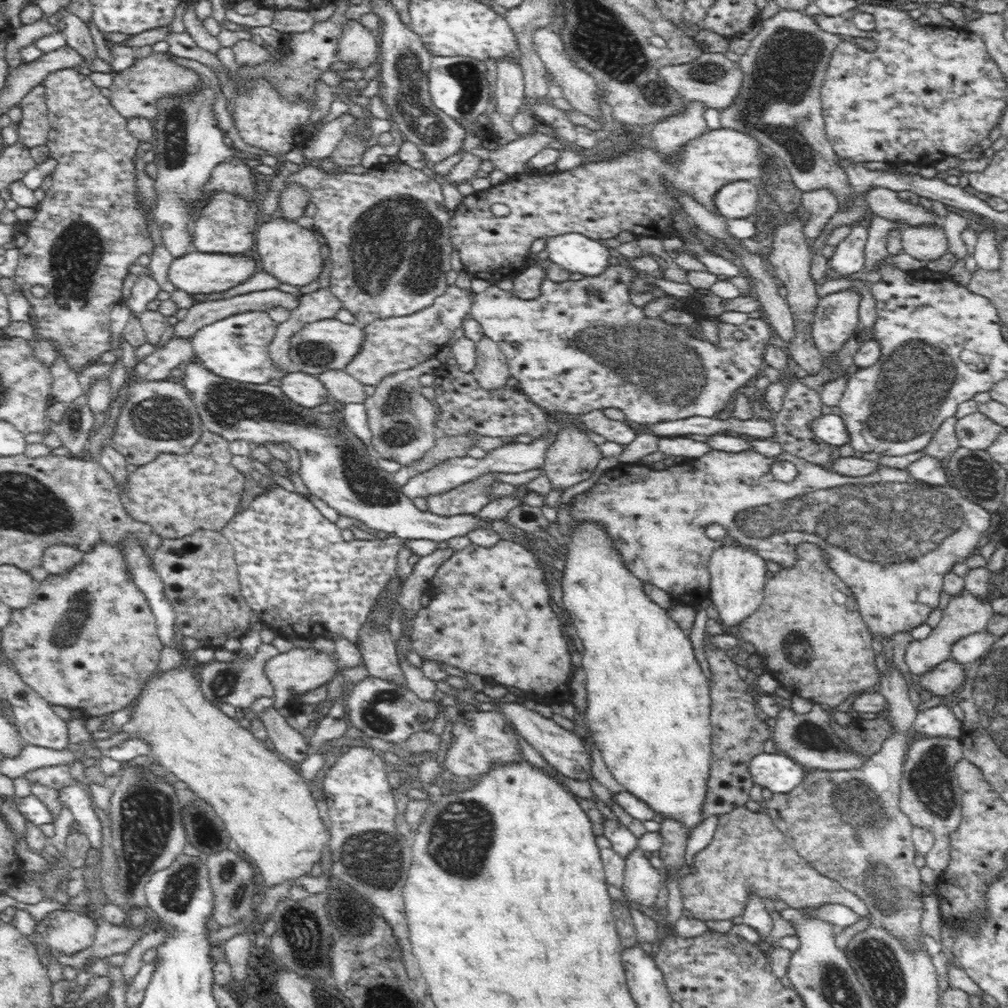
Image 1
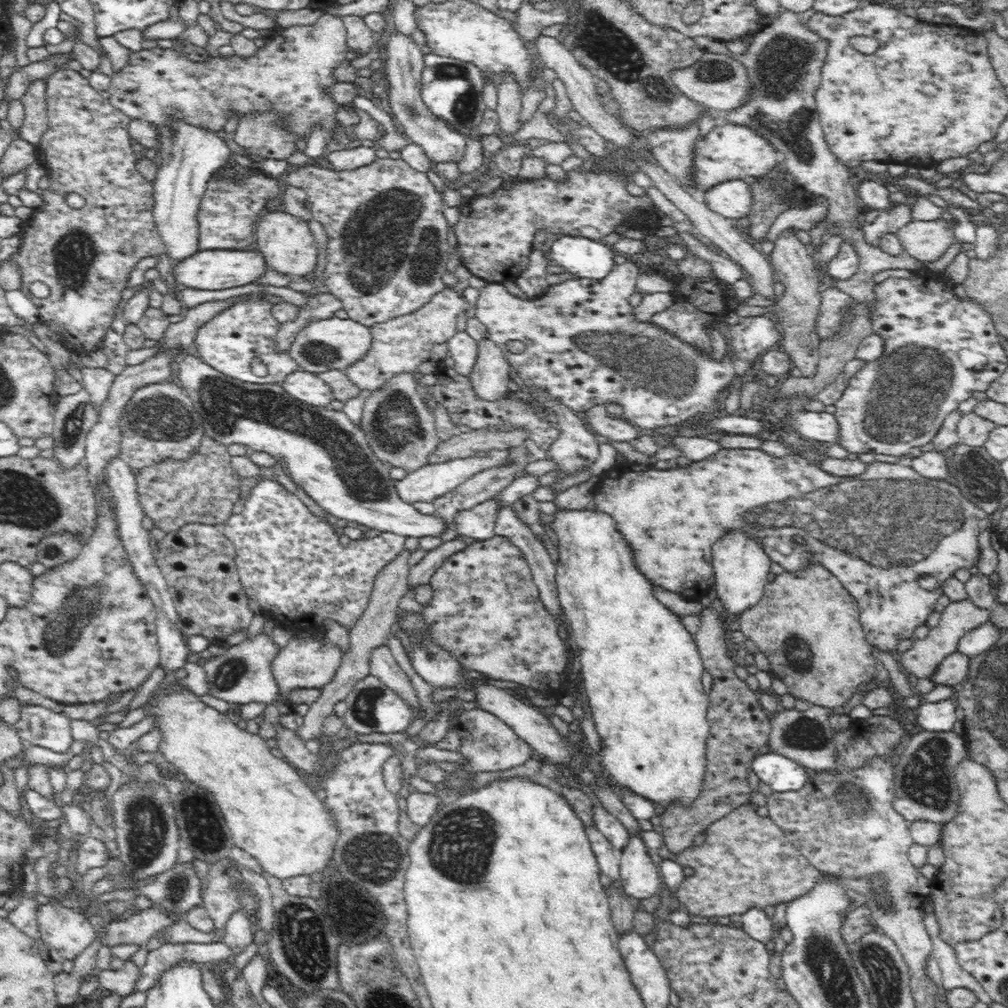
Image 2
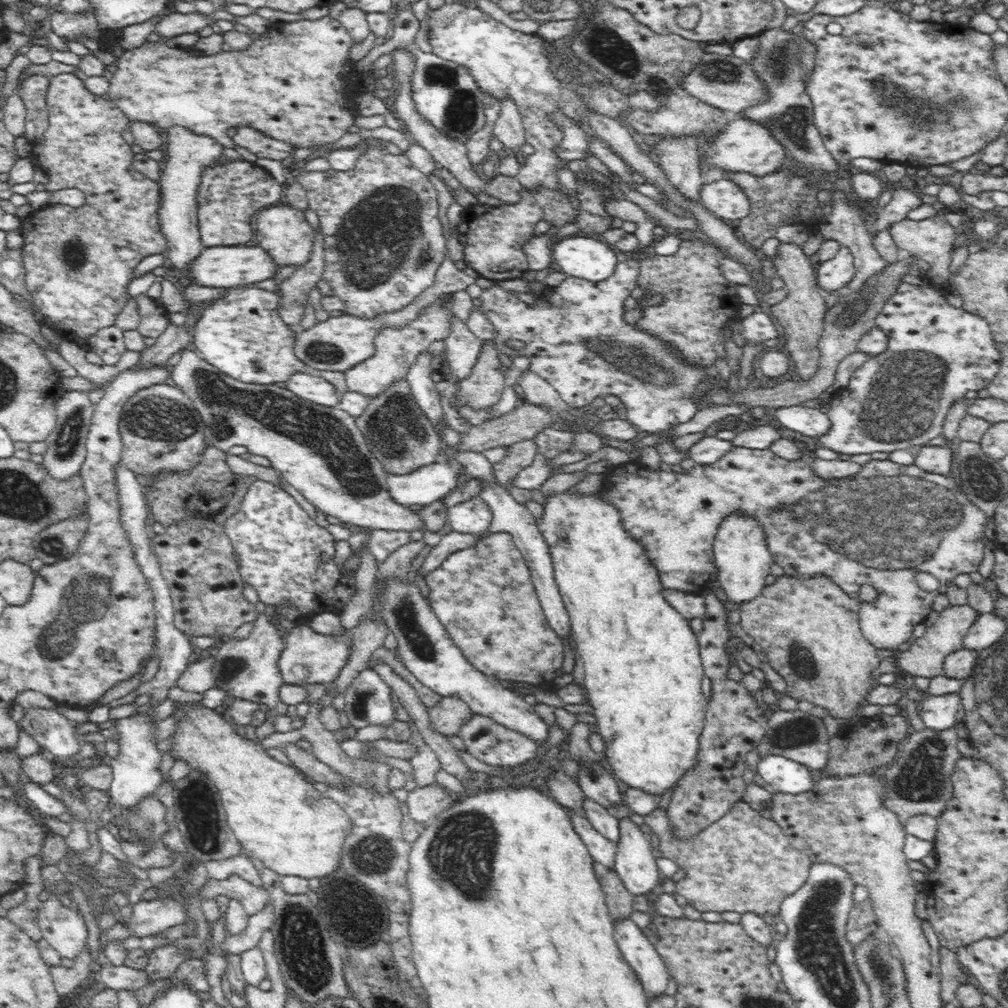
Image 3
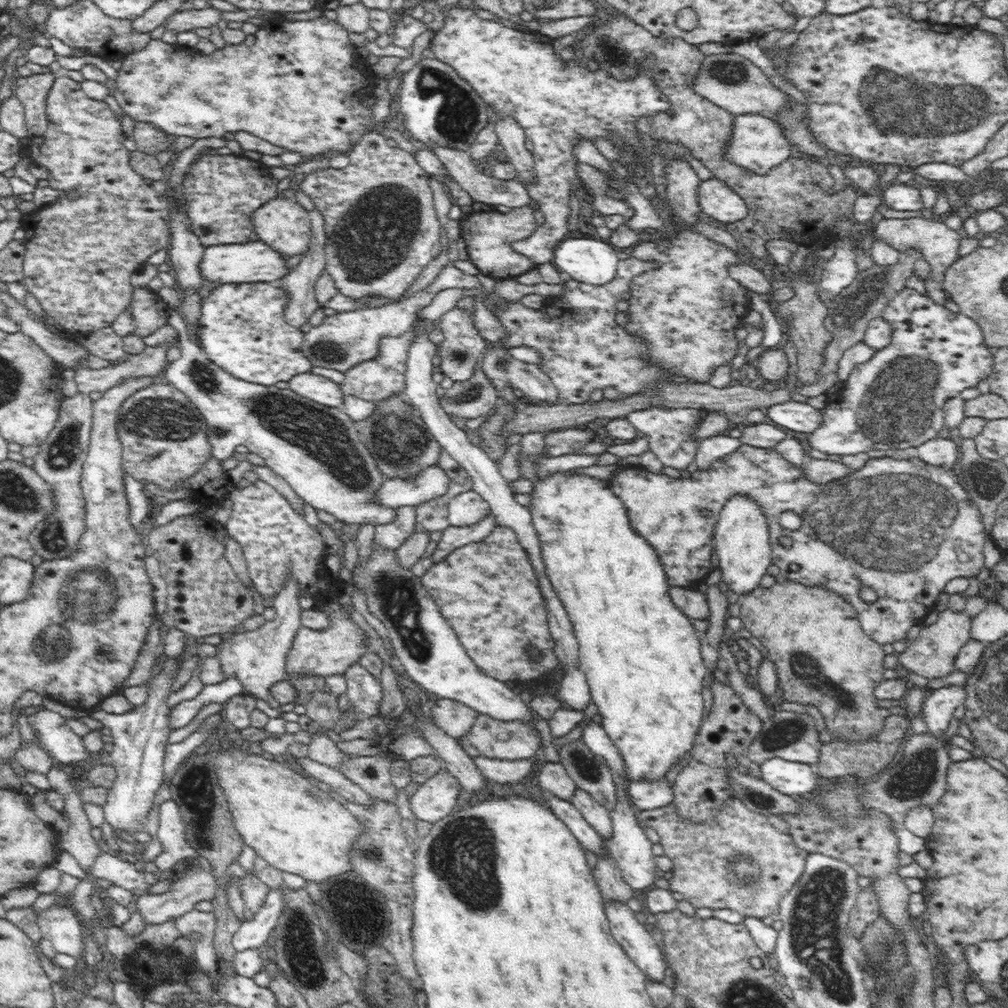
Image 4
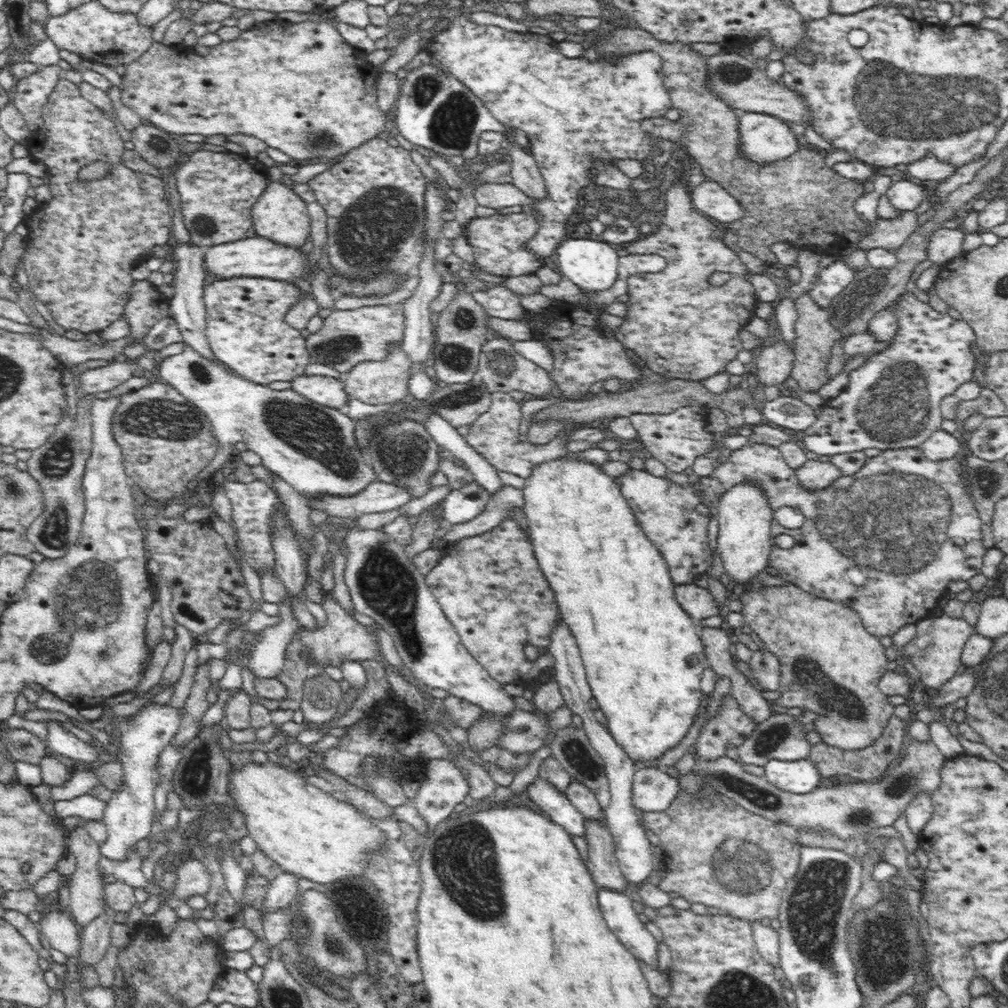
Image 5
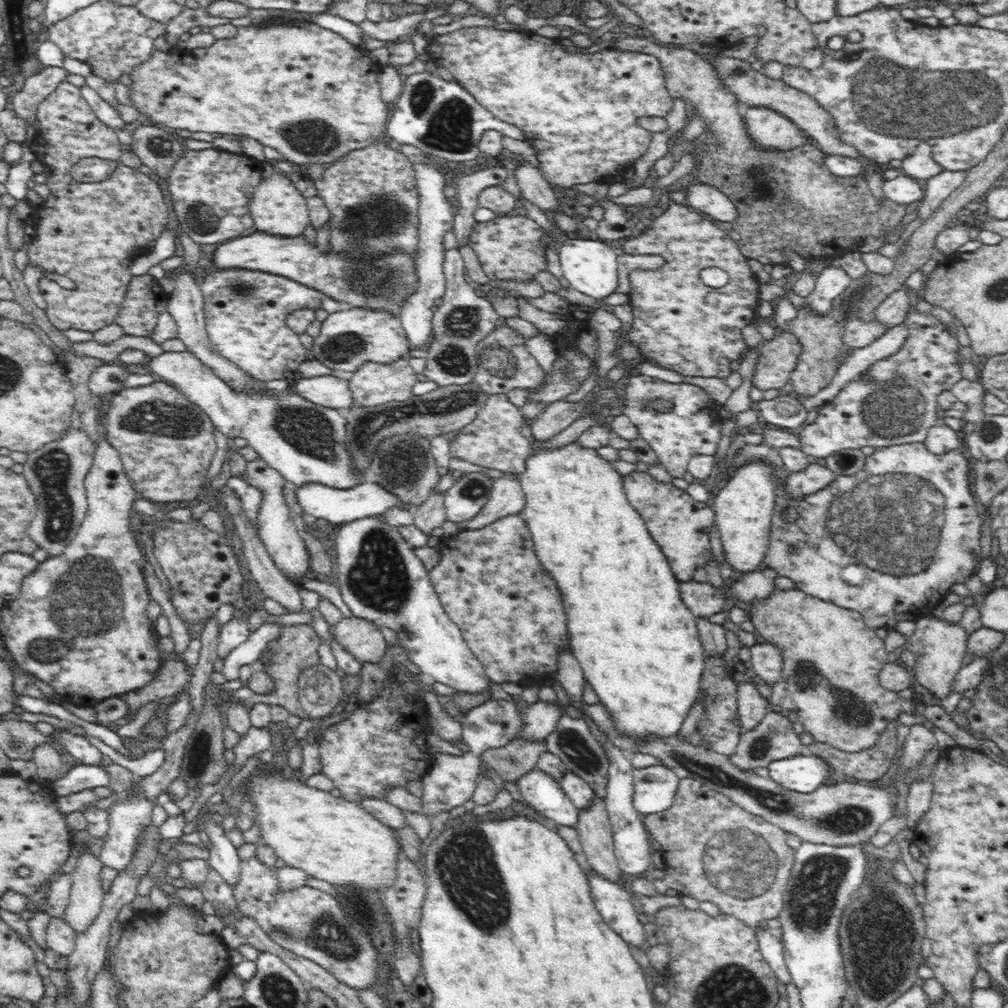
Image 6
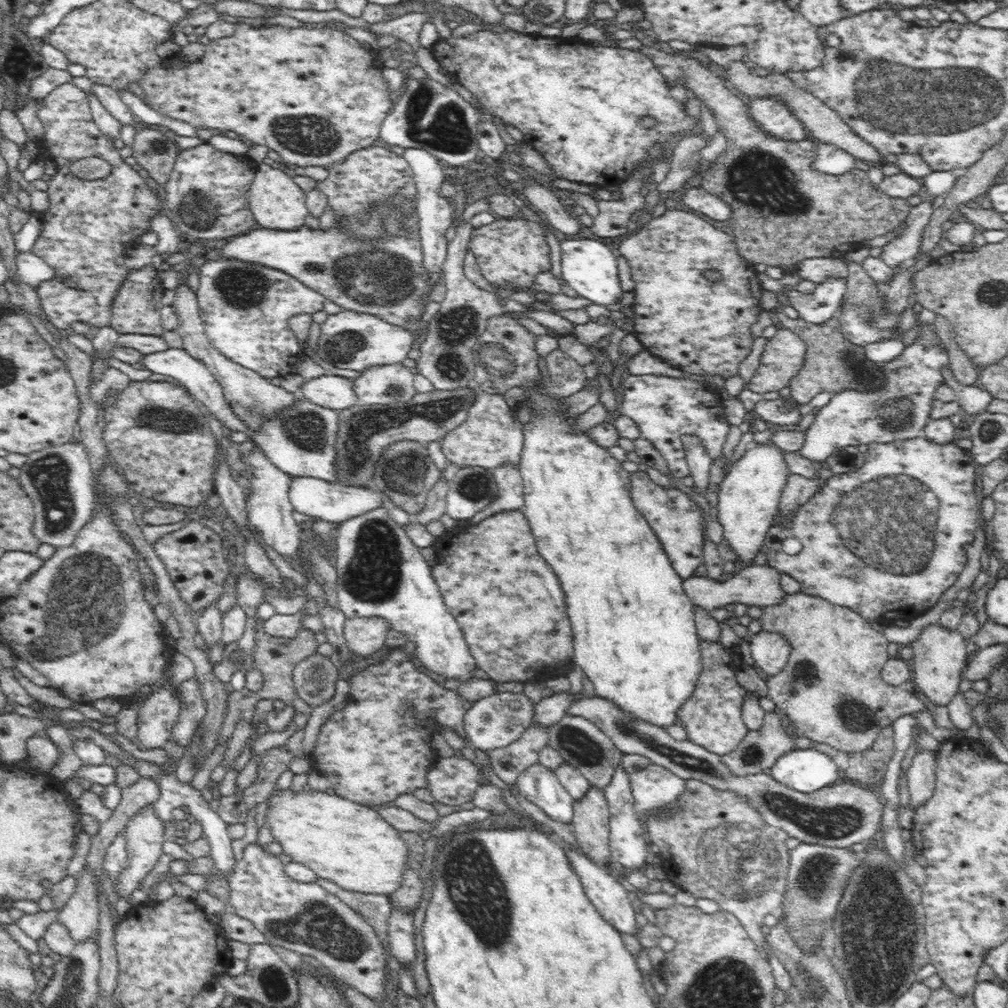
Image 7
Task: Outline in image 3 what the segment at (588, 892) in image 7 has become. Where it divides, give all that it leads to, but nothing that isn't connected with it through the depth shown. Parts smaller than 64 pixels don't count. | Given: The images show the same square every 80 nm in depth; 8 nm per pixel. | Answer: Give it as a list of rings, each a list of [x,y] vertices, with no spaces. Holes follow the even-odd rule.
[[[631,920],[614,923],[614,939],[626,962],[635,973],[646,994],[662,994],[670,980],[666,965],[653,946],[653,941]]]

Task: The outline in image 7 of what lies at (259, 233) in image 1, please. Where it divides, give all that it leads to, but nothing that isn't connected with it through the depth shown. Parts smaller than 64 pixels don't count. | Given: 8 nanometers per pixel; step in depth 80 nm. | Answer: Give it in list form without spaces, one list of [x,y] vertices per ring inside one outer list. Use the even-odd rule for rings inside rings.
[[[263,162],[259,164],[257,178],[250,187],[249,201],[255,222],[271,231],[296,232],[309,215],[305,192],[298,187],[286,170],[273,168]]]

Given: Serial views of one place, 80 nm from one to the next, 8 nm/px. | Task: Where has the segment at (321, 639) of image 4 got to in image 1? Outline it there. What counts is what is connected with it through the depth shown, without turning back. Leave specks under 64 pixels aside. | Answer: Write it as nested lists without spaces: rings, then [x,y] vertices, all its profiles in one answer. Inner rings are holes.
[[[311,646],[304,649],[293,647],[287,652],[271,658],[265,663],[265,672],[263,674],[270,679],[270,684],[275,690],[276,698],[274,698],[273,711],[277,713],[278,710],[282,709],[282,706],[293,702],[299,694],[310,692],[310,690],[314,690],[318,686],[329,683],[337,671],[337,653],[318,653],[318,650]]]

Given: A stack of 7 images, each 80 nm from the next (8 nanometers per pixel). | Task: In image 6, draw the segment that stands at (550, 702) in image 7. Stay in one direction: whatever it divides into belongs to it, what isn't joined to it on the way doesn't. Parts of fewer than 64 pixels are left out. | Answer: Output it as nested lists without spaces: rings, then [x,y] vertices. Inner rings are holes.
[[[537,702],[527,705],[523,710],[524,726],[516,734],[518,739],[526,741],[541,741],[545,739],[555,728],[563,717],[563,710],[558,702]]]

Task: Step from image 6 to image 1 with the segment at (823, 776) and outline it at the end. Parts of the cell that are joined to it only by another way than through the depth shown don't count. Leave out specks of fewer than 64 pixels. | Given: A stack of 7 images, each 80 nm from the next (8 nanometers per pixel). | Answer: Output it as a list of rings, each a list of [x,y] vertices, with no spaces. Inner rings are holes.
[[[758,753],[749,762],[753,783],[773,793],[787,793],[801,784],[804,768],[784,753]]]

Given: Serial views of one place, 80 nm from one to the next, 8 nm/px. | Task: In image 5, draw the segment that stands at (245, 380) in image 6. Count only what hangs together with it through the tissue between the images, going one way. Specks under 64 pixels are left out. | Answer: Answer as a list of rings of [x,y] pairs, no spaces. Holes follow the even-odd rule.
[[[180,244],[174,250],[174,260],[176,260],[176,272],[173,272],[173,282],[175,293],[169,300],[169,314],[178,328],[180,329],[183,340],[186,344],[192,345],[194,349],[201,353],[212,362],[218,363],[218,359],[214,358],[210,346],[207,344],[207,338],[204,334],[204,326],[206,325],[206,305],[204,304],[204,278],[206,278],[205,253],[202,246],[184,246]]]

